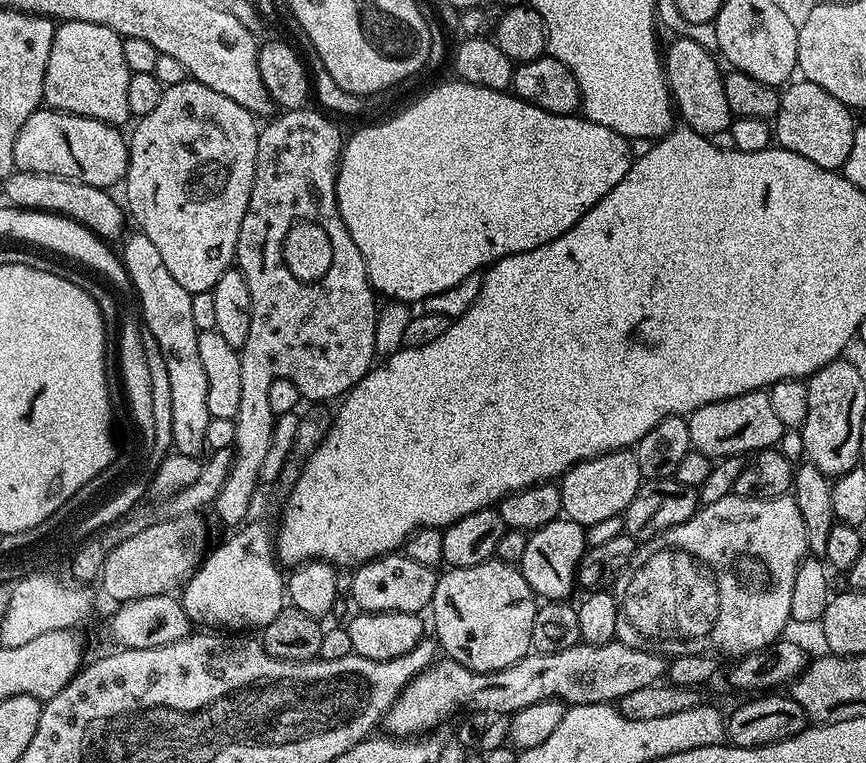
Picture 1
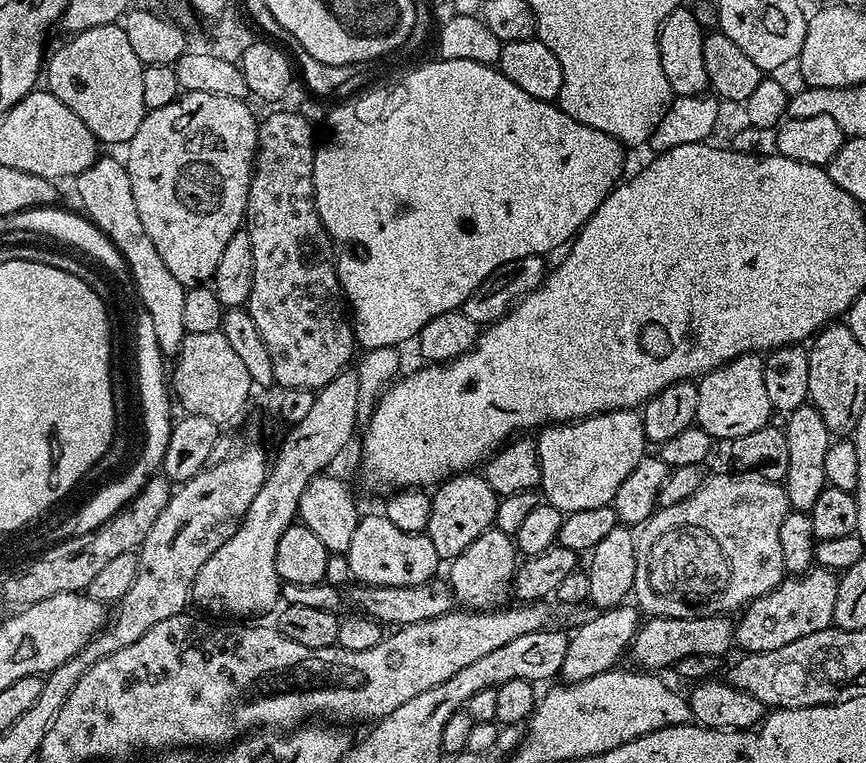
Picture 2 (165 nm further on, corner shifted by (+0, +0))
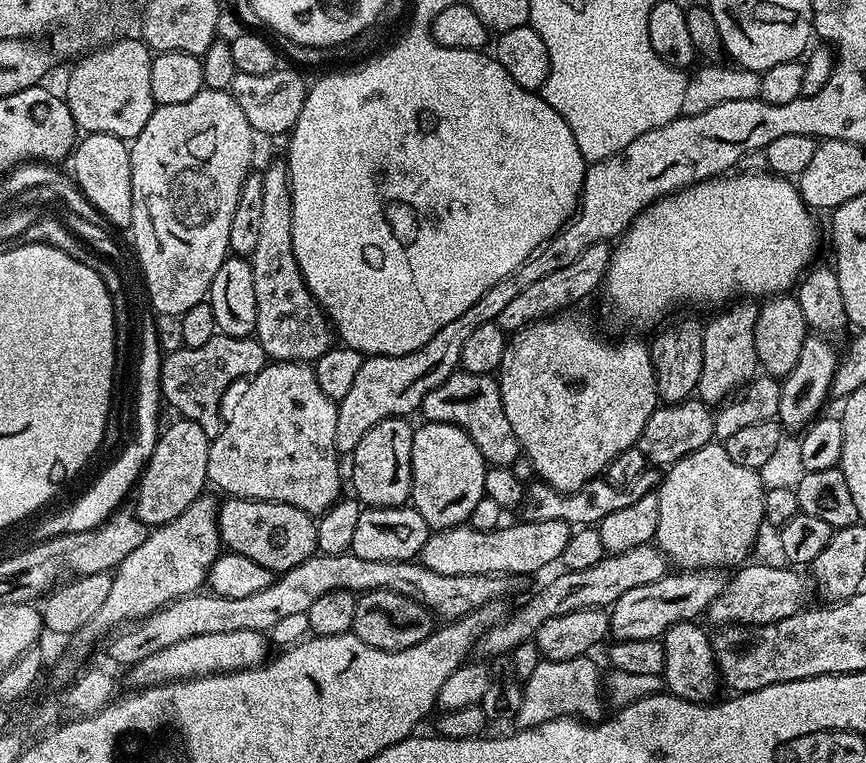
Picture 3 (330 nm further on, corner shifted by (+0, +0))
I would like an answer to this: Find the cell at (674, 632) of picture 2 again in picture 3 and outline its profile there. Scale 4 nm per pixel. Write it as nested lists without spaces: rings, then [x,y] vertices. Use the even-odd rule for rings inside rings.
[[[745,563],[731,573],[723,591],[710,602],[706,618],[715,626],[731,626],[733,624],[769,624],[782,618],[790,618],[801,611],[809,603],[810,580],[803,571],[792,566],[779,568],[776,564]]]

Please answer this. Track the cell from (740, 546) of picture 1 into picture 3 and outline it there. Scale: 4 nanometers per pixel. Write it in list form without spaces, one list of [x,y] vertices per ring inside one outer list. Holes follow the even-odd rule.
[[[720,442],[702,446],[702,450],[694,450],[694,454],[686,454],[686,458],[671,465],[663,473],[658,489],[658,530],[654,541],[667,556],[669,565],[680,570],[725,570],[743,565],[751,557],[748,555],[760,536],[760,527],[766,524],[766,484],[760,481],[760,476],[757,469],[738,466],[738,462],[733,462]]]

